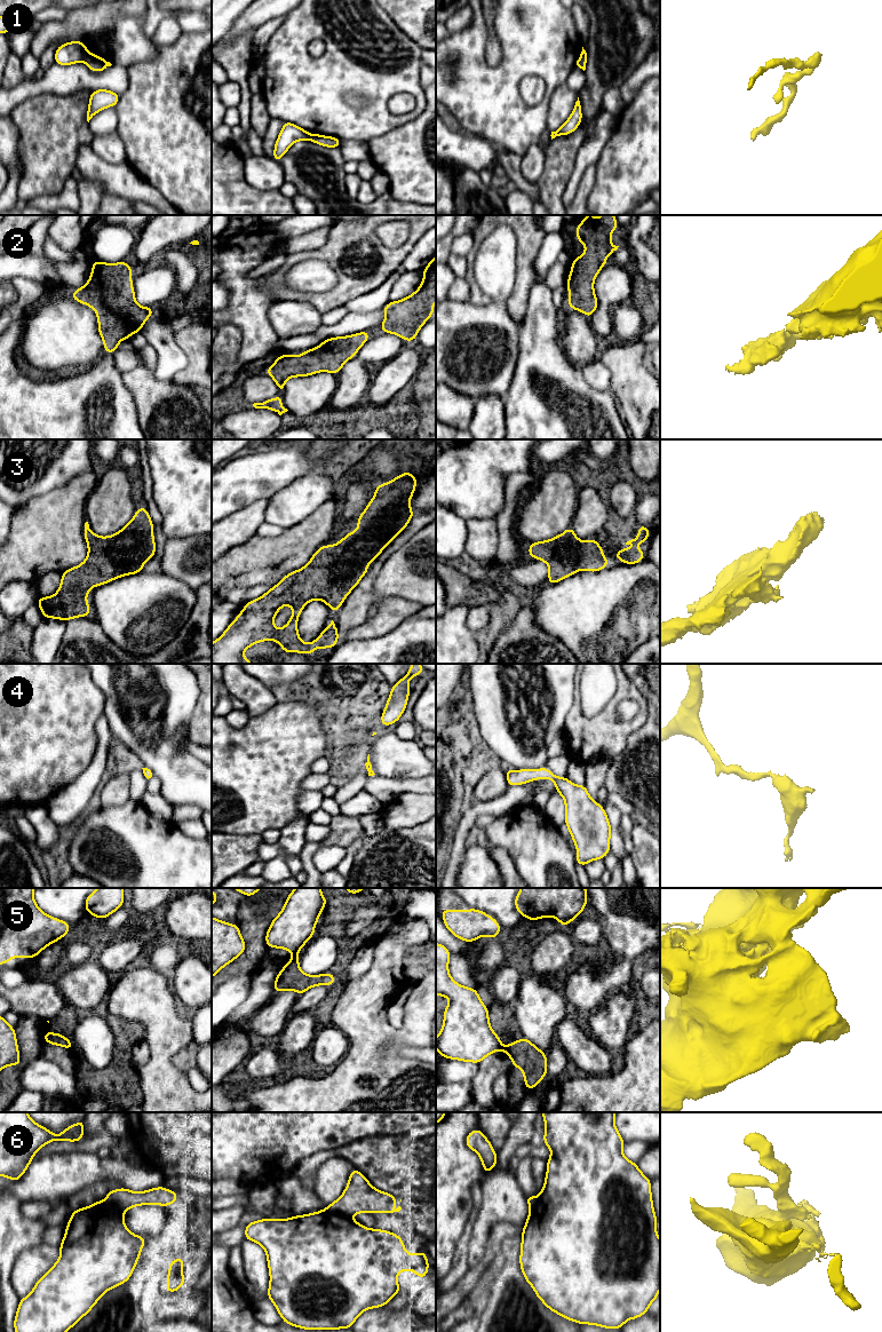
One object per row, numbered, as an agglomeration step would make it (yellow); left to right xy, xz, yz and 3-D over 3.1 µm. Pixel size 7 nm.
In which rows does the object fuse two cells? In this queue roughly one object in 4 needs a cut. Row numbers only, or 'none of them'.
1, 5, 6

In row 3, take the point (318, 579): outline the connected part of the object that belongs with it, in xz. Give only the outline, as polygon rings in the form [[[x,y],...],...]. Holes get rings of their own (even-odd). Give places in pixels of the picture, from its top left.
[[[405,471],[388,483],[378,484],[374,497],[357,517],[356,531],[348,532],[336,545],[324,545],[315,552],[307,565],[286,574],[264,595],[244,605],[244,611],[239,612],[236,620],[212,643],[212,664],[253,664],[254,661],[245,659],[243,653],[247,648],[262,641],[277,641],[286,653],[310,655],[317,648],[335,647],[339,634],[333,620],[313,642],[303,643],[300,640],[297,620],[302,609],[313,600],[325,602],[333,612],[340,609],[345,597],[367,572],[370,562],[376,560],[384,547],[404,531],[415,514],[410,507],[410,500],[416,483],[415,475]],[[284,605],[292,605],[293,613],[289,621],[281,629],[277,629],[273,626],[273,619]]]

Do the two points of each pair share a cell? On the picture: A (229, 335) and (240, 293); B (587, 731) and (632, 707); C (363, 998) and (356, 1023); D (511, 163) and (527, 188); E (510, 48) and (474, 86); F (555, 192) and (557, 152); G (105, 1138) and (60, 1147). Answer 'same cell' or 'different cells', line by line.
A: different cells
B: different cells
C: same cell
D: same cell
E: same cell
F: same cell
G: same cell

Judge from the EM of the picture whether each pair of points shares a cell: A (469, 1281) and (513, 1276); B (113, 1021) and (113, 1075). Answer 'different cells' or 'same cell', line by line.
A: different cells
B: same cell

